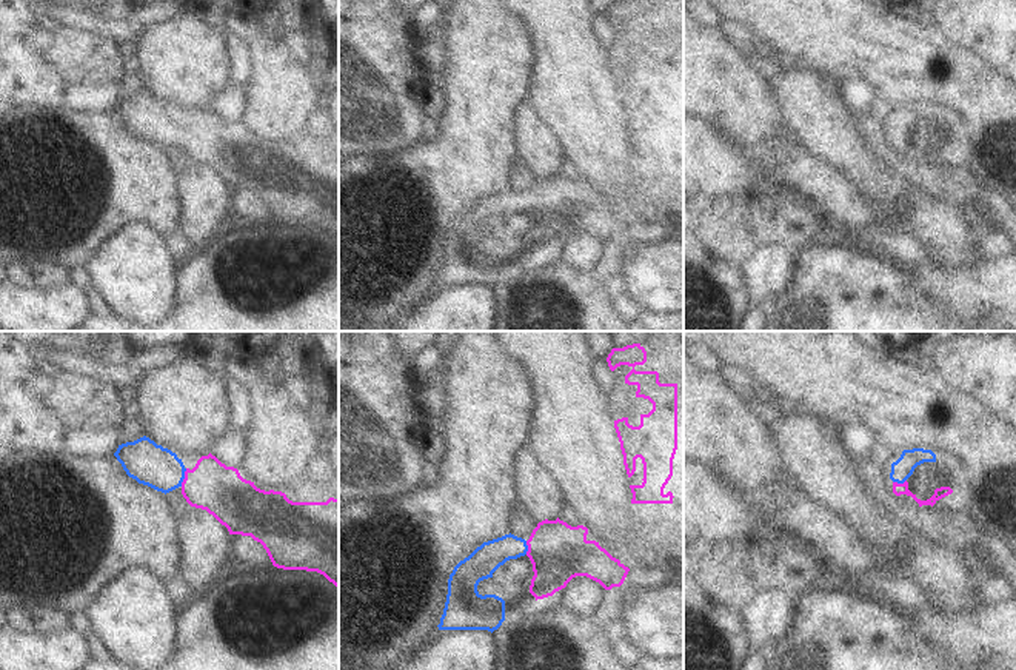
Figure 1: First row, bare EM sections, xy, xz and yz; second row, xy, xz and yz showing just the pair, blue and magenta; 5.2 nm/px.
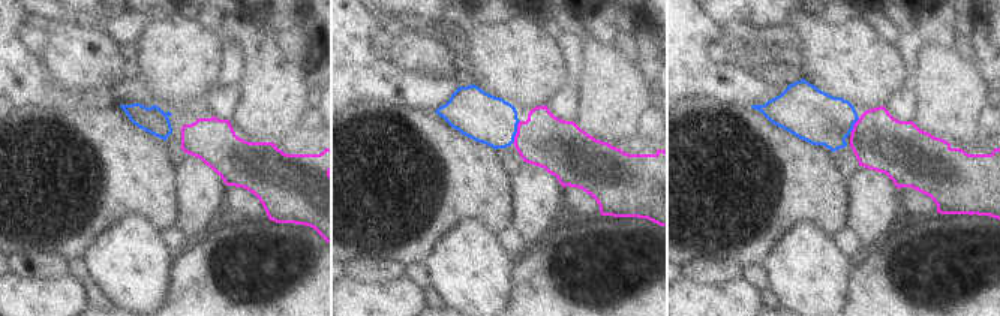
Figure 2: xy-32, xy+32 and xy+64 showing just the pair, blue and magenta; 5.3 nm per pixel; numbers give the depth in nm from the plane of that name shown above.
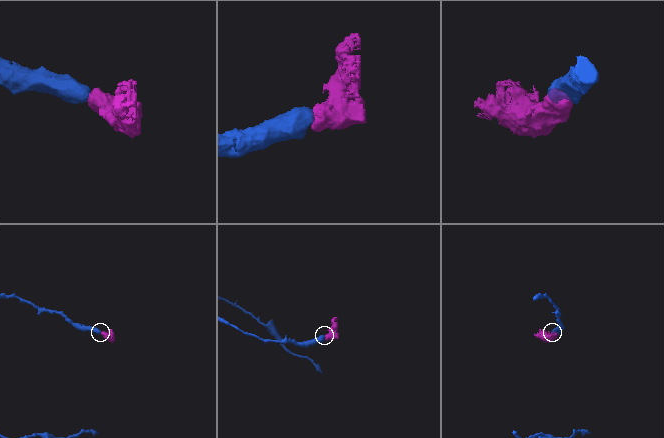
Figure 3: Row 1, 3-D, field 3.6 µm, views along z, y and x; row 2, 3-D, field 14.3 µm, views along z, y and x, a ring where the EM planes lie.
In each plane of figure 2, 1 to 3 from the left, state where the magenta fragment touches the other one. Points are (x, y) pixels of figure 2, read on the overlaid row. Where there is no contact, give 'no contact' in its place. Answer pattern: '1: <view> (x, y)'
1: no contact
2: xy+32 (516, 132)
3: xy+64 (853, 125)

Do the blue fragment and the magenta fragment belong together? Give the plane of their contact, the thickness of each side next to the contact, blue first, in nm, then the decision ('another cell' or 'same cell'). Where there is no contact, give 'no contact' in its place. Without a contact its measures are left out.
meets blue in xy; 220 nm thick on the blue side, 260 nm on the other; same cell

